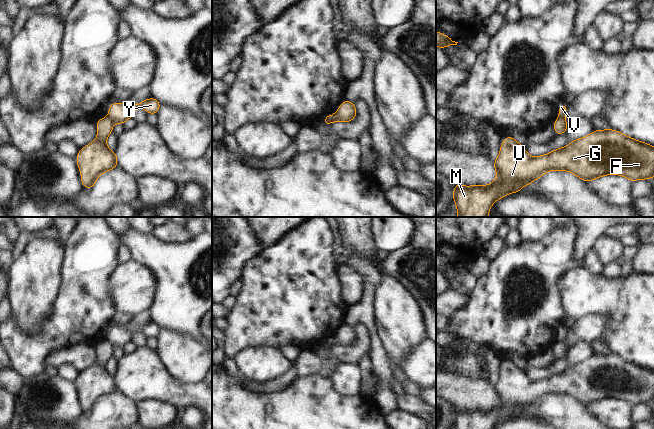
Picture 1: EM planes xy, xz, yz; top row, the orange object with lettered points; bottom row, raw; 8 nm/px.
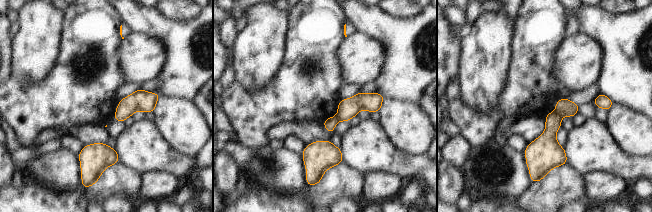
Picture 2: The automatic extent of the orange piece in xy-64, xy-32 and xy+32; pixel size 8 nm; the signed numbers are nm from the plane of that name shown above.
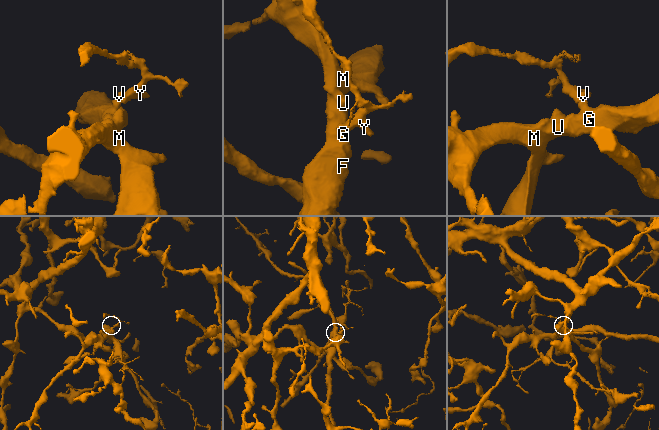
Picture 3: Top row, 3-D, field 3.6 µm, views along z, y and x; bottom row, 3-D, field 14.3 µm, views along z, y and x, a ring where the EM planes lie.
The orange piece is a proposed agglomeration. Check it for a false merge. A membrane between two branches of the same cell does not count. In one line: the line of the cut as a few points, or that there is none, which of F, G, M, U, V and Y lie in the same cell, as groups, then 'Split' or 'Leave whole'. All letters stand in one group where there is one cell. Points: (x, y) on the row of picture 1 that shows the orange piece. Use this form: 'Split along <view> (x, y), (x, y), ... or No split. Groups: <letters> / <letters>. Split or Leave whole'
Split along xy (108, 116), (113, 123). Groups: F G M U / V Y. Split

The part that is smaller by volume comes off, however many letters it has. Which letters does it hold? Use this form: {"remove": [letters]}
{"remove": ["V", "Y"]}

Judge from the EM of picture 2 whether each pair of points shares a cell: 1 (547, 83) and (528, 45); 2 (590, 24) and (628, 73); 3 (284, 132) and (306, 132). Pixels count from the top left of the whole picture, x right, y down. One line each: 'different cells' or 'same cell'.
1: same cell
2: same cell
3: same cell

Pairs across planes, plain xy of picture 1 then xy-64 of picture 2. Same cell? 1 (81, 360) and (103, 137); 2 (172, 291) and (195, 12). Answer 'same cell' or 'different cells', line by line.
1: same cell
2: different cells

